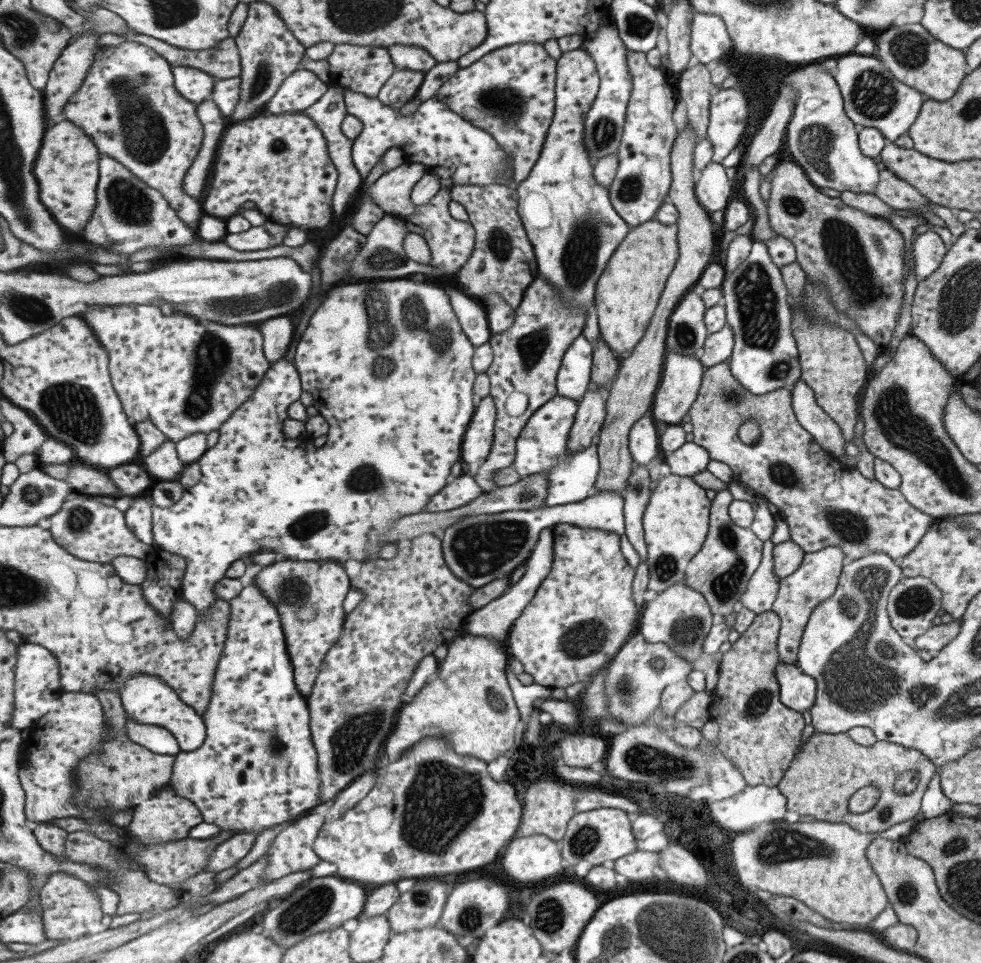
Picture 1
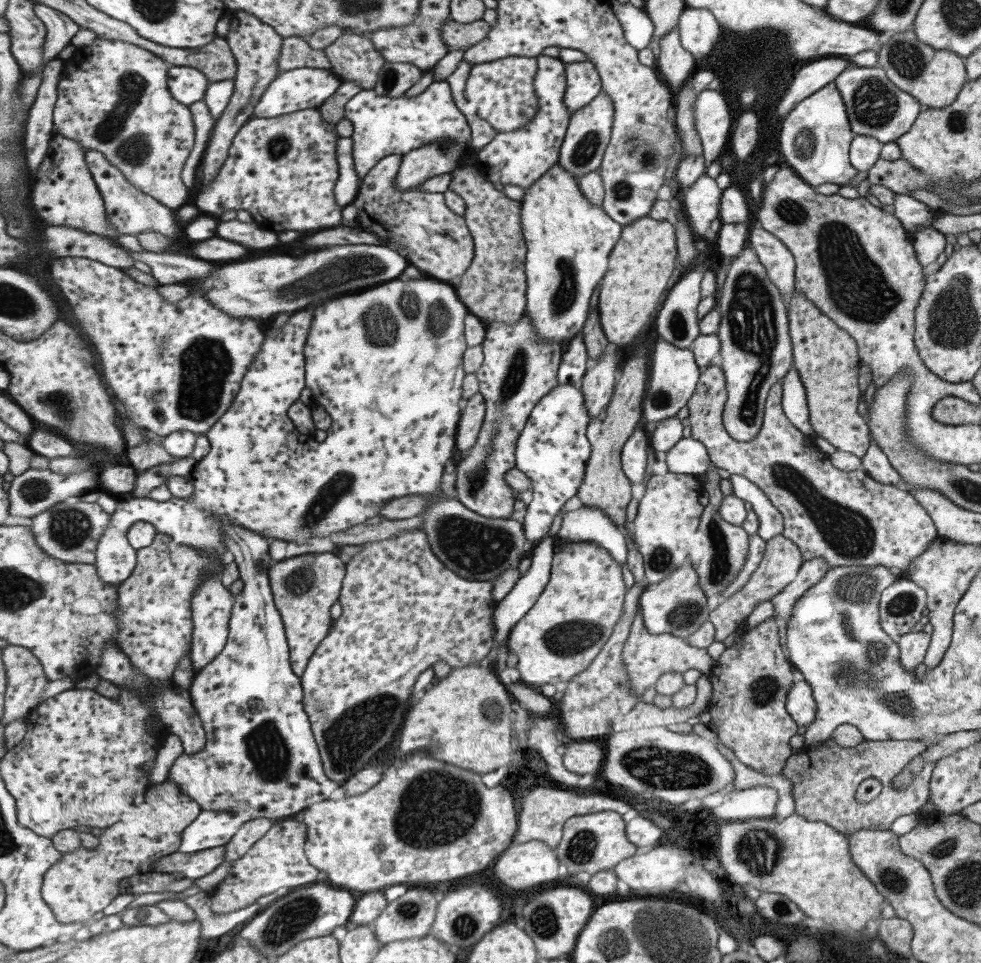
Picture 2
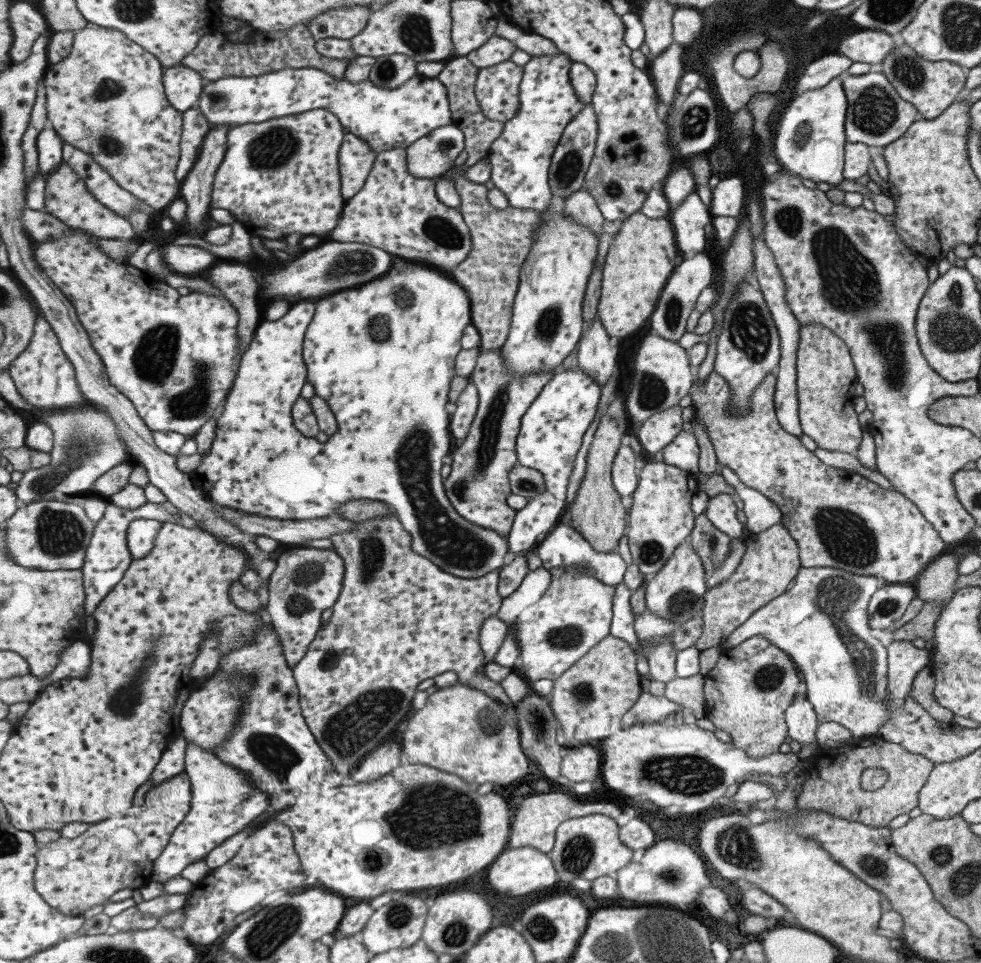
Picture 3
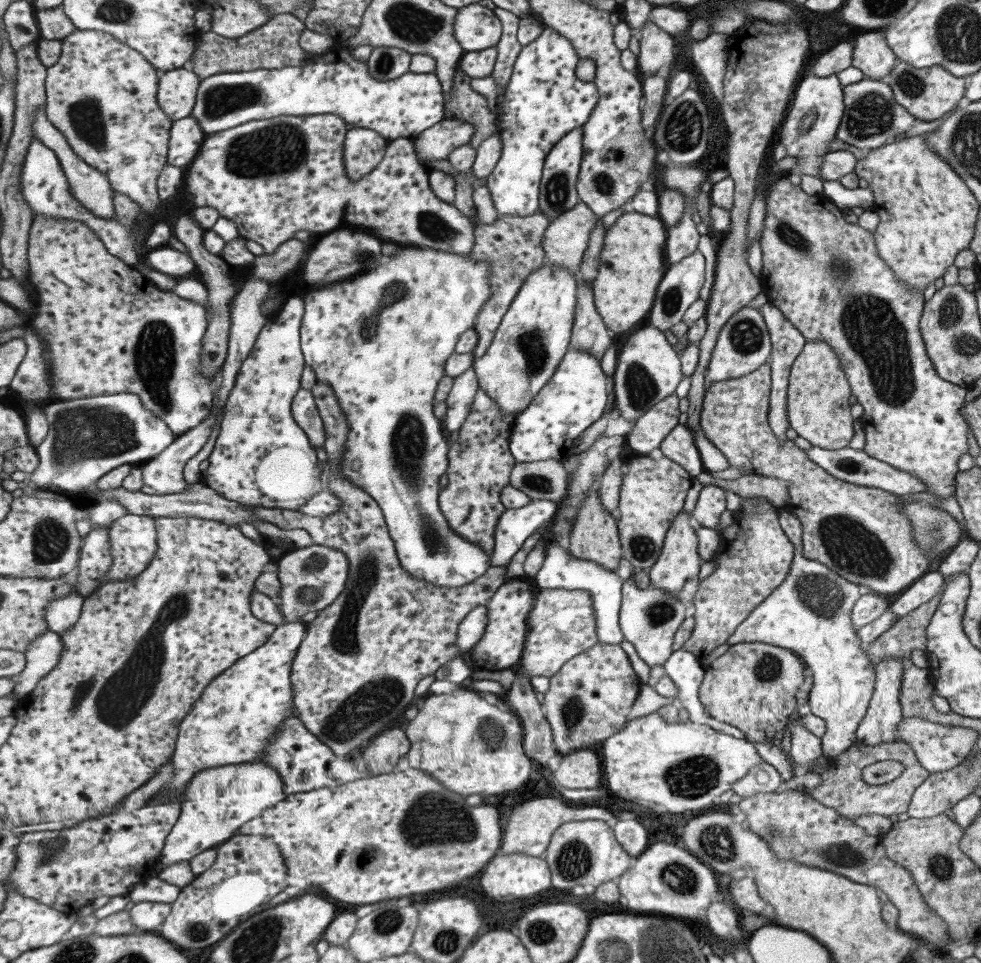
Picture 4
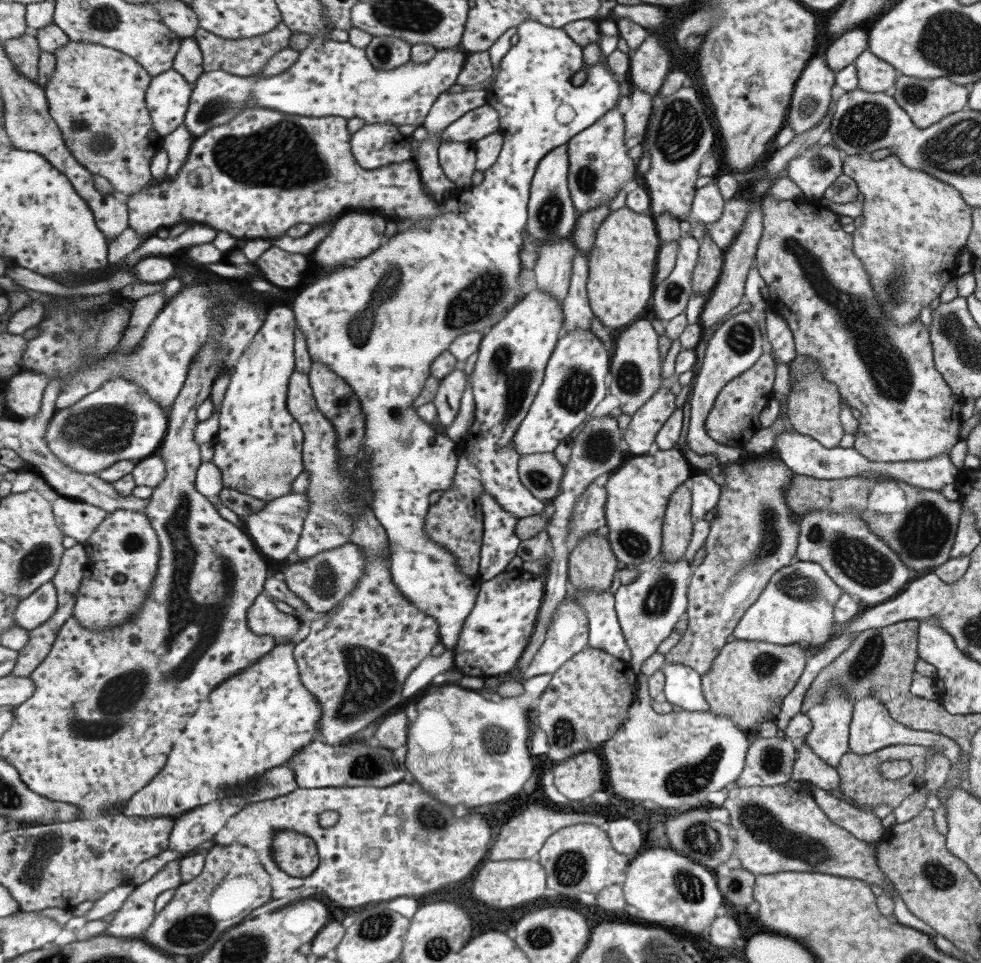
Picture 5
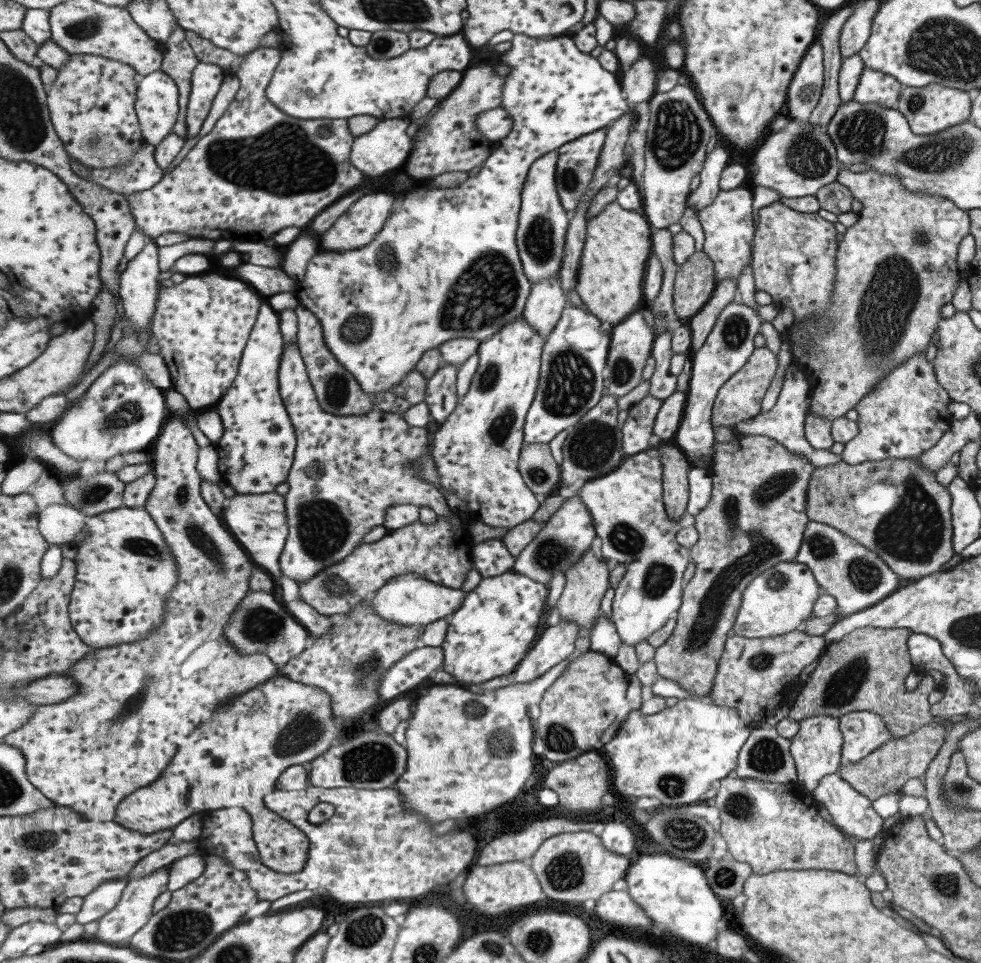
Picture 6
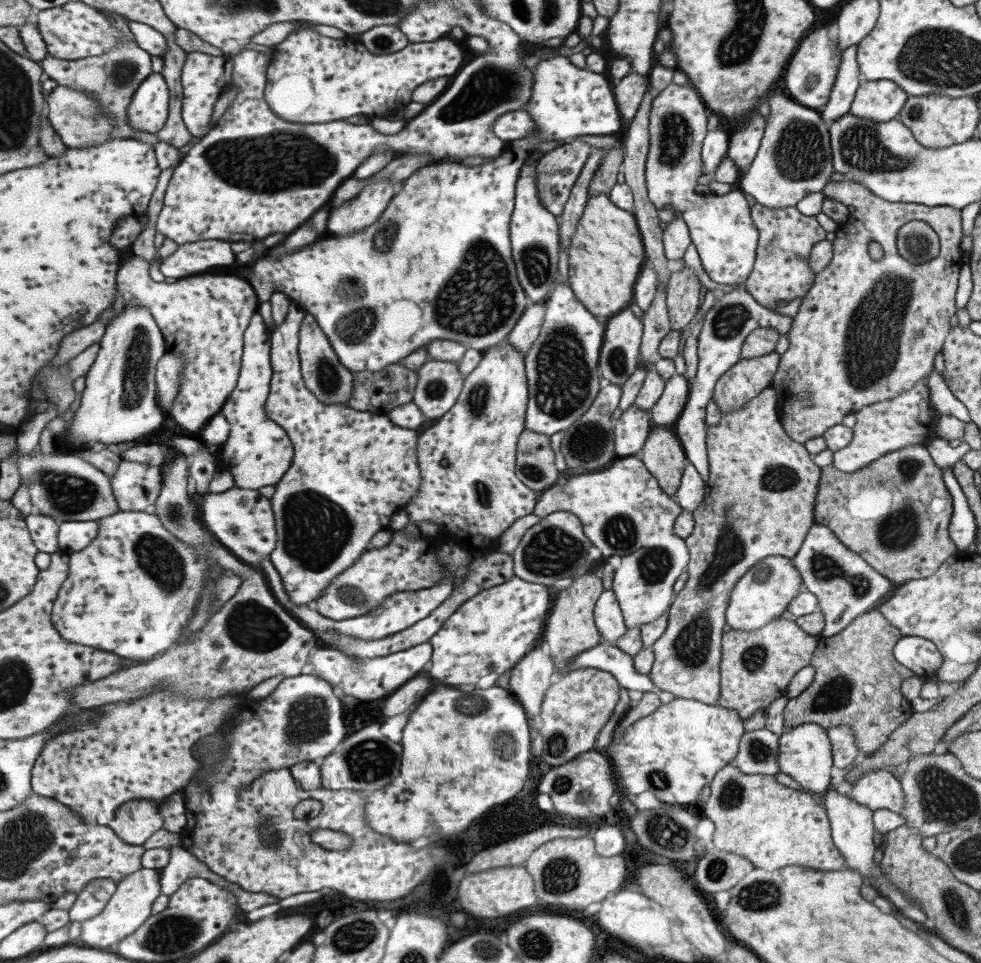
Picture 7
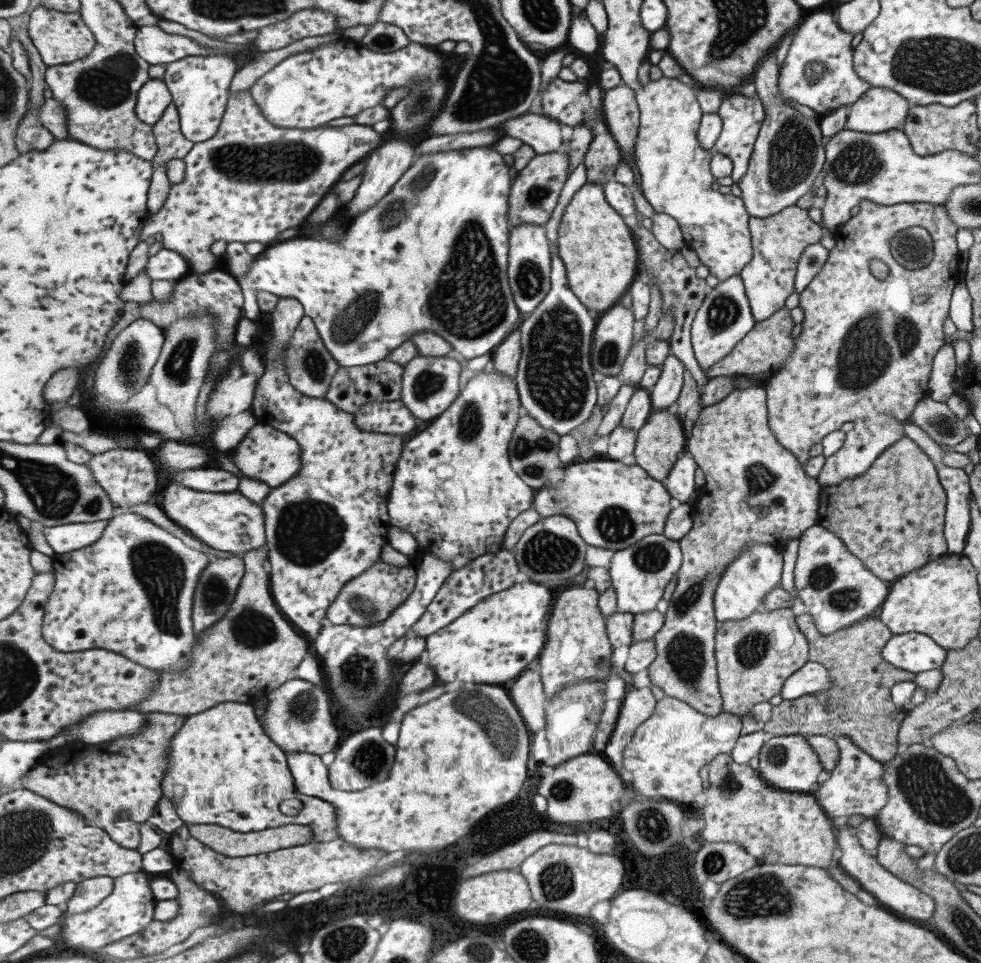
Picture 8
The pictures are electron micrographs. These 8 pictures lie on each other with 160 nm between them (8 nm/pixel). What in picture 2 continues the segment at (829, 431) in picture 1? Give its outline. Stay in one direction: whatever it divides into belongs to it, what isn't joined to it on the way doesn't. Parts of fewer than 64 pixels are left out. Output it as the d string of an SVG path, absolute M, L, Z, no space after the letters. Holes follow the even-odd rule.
M790 368L780 380L782 384L781 408L787 421L796 430L805 435L814 437L809 426L809 409L806 403L805 389L799 380L797 371Z

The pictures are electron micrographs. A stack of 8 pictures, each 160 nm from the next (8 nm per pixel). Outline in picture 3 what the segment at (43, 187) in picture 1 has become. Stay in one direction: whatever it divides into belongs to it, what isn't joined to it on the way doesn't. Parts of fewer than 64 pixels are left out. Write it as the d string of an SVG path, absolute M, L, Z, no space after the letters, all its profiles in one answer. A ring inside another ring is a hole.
M65 160L46 180L46 201L44 210L59 218L72 228L80 228L100 238L108 239L135 239L136 228L132 226L127 217L117 214L108 206L105 206L96 195L89 190L86 180L81 178L75 169Z

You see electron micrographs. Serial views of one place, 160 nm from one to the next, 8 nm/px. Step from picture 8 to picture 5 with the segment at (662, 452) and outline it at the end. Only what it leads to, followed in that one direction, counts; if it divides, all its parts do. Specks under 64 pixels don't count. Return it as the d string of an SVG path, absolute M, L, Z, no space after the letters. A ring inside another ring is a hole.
M681 485L673 494L664 520L663 557L677 561L685 555L691 538L691 492Z

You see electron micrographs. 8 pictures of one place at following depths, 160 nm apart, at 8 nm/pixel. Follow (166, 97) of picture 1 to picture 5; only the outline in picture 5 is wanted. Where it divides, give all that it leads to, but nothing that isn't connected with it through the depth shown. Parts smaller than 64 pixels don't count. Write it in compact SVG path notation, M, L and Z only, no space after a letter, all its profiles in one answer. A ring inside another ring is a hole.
M73 42L56 50L56 71L44 86L52 117L60 126L69 150L94 174L105 177L126 198L147 189L153 182L151 160L164 148L164 138L157 132L150 113L147 94L152 74L136 58L92 42Z

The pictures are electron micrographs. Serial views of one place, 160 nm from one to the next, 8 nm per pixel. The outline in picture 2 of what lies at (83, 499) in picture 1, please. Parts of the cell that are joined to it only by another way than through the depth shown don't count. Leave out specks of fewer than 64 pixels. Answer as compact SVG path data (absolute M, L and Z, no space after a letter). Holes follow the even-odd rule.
M62 501L57 506L32 518L31 528L35 533L38 545L51 556L65 563L81 563L95 565L100 540L111 524L111 513L105 512L99 504L77 502L67 504Z

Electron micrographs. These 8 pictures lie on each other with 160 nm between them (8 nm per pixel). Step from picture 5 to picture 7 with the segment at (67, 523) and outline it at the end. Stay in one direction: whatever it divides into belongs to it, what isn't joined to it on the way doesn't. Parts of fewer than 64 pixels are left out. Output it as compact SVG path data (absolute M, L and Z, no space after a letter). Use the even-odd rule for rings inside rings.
M33 510L26 517L26 521L41 552L53 555L61 550L58 539L60 526L62 525L60 520Z

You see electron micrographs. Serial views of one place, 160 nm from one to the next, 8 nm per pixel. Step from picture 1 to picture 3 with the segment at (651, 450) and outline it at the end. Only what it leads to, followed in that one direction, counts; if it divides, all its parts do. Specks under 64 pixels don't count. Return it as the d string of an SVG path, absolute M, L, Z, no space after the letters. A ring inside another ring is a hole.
M629 445L621 447L620 453L617 454L612 475L613 484L621 494L621 498L633 496L637 491L640 481L640 472L637 470L638 458L639 454Z

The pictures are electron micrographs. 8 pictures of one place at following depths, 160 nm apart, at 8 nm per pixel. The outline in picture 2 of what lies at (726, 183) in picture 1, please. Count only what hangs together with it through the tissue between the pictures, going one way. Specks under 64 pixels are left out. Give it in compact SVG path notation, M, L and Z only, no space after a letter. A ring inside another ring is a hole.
M706 173L700 174L699 178L681 193L685 220L696 237L709 233L710 222L718 218L721 193L715 179Z

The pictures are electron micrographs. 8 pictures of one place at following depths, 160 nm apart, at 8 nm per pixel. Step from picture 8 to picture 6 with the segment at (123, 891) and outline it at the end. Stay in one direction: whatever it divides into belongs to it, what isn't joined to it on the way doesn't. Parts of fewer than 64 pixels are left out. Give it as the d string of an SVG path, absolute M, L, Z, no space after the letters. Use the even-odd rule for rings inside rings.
M168 867L160 868L153 874L147 874L139 878L131 877L121 901L112 913L99 920L97 933L91 939L103 940L103 942L109 942L109 944L121 944L121 942L132 940L137 933L144 929L150 918L156 914L154 912L155 902L168 889L169 879L170 869Z

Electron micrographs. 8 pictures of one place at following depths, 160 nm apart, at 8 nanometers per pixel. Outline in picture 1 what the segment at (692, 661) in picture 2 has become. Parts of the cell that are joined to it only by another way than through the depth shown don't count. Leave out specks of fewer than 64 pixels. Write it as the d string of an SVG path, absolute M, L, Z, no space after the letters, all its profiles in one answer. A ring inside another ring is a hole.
M638 630L609 665L605 694L609 697L611 716L630 726L643 725L643 722L653 719L656 710L662 706L662 694L668 685L685 679L693 668L700 668L702 660L700 657L694 662L687 662L677 656L668 644L647 642Z

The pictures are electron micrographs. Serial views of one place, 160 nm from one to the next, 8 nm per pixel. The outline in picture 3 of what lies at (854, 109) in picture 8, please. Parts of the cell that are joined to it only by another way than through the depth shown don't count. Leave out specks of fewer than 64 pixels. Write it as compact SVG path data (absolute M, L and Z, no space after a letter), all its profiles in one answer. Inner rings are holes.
M875 29L857 30L855 34L842 36L837 44L837 53L841 56L867 64L879 64L895 47L890 34Z

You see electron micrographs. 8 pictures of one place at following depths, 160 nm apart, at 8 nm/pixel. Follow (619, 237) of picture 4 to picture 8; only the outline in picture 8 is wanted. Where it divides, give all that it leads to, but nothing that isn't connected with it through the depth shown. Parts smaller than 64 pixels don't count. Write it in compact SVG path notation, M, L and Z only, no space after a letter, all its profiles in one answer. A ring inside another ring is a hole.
M587 182L566 207L558 229L560 255L568 269L570 285L596 315L619 303L637 274L640 252L635 246L635 235L623 217L609 204L603 185Z

